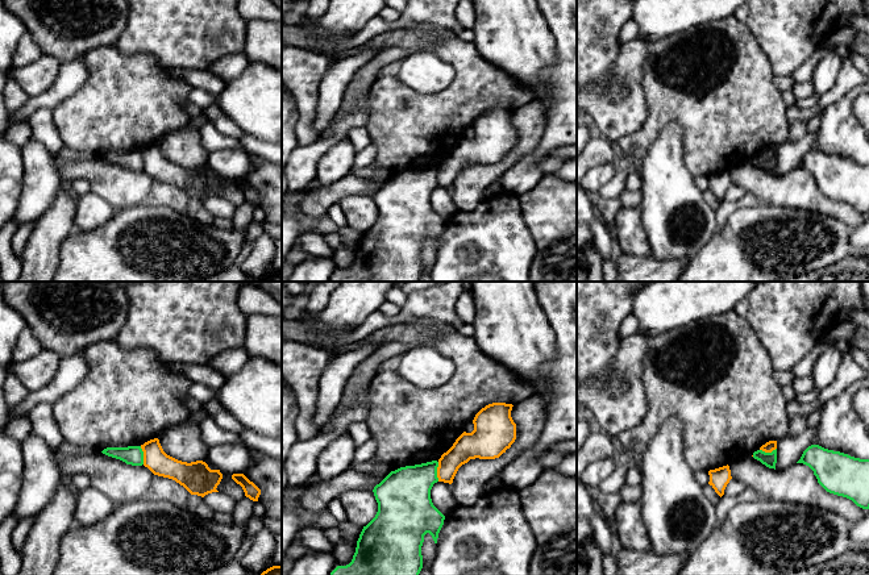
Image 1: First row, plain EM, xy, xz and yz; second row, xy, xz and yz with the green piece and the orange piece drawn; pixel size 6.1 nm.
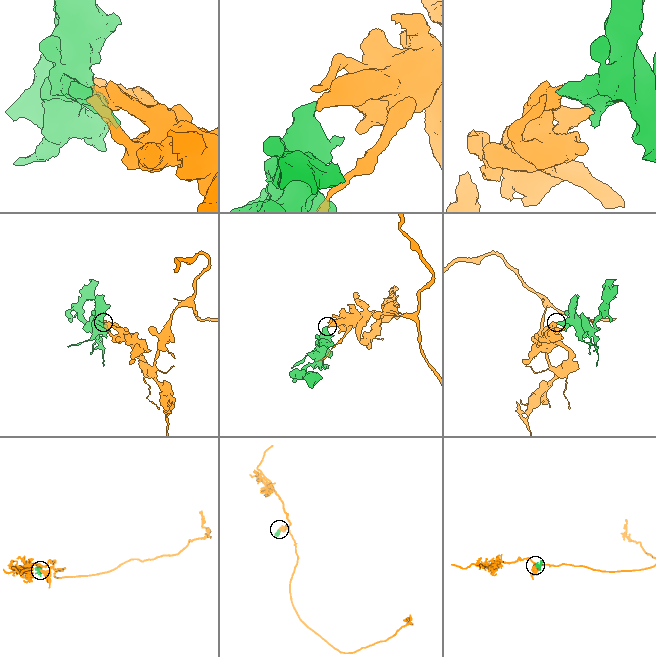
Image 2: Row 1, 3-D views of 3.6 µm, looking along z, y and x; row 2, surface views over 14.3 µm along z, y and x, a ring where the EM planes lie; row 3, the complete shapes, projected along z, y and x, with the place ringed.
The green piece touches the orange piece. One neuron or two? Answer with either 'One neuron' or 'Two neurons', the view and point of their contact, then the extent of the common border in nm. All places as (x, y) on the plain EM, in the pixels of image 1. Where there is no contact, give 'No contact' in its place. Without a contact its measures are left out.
Two neurons. Touches green at xz (436, 176). Shared border 120 nm

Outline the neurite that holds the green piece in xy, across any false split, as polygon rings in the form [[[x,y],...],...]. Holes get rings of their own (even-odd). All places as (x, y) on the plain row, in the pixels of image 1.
[[[128,151],[128,153],[107,153],[101,157],[103,159],[120,164],[126,170],[142,171],[144,170],[144,157],[141,151]]]

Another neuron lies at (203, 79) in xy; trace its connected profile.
[[[169,68],[169,74],[179,80],[190,83],[195,88],[207,91],[216,99],[225,87],[225,82],[208,70]]]

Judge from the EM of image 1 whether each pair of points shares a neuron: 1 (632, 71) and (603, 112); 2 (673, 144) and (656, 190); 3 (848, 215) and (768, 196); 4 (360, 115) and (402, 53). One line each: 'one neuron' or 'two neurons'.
1: one neuron
2: one neuron
3: one neuron
4: two neurons

